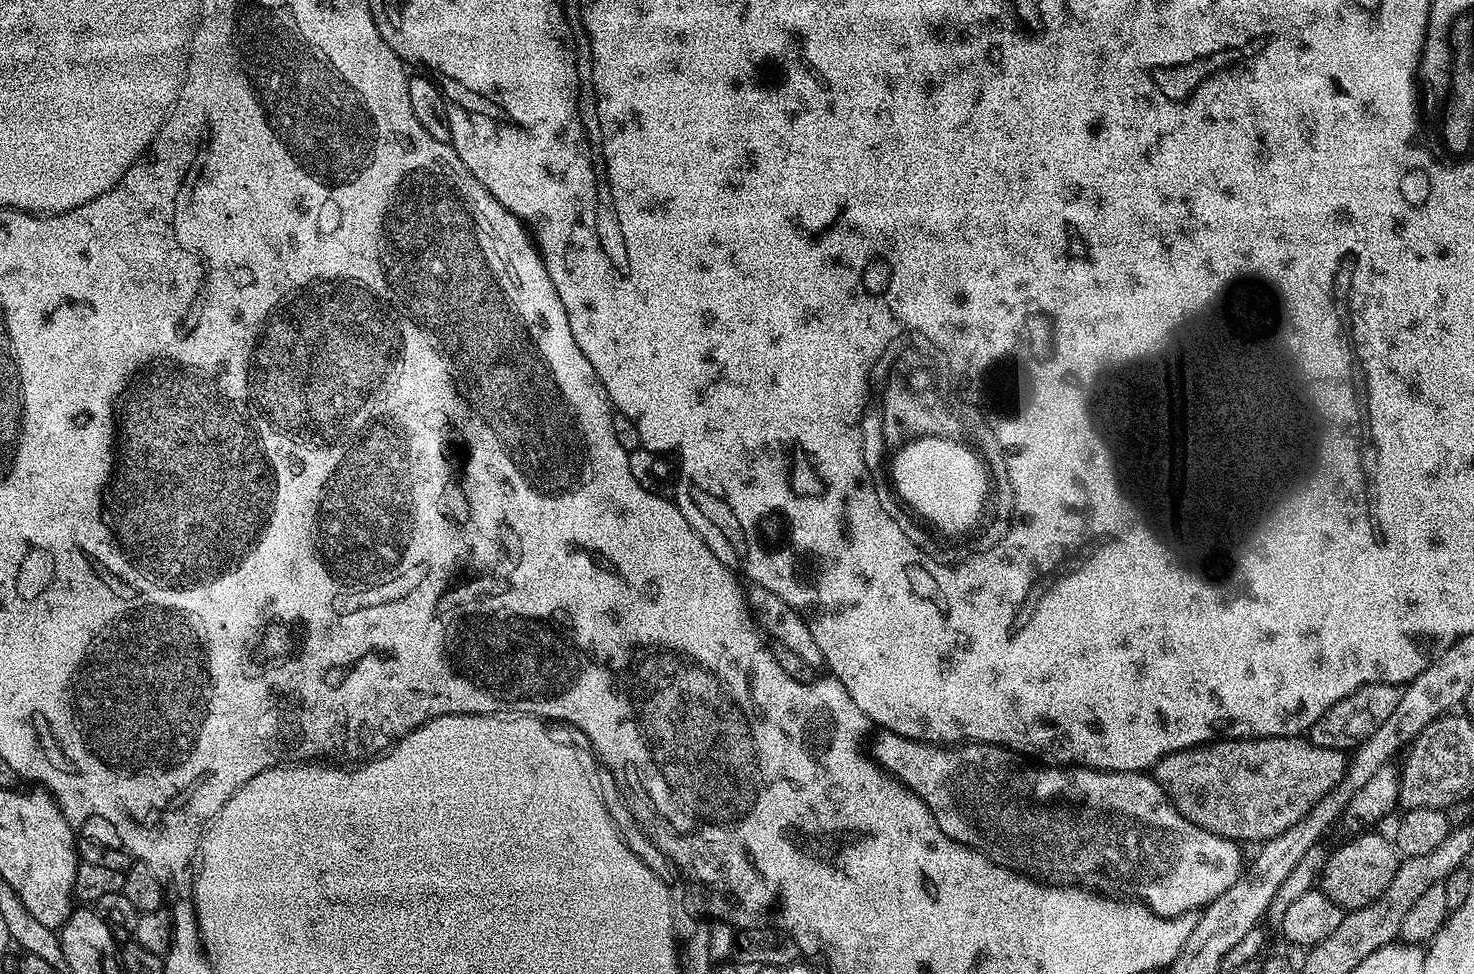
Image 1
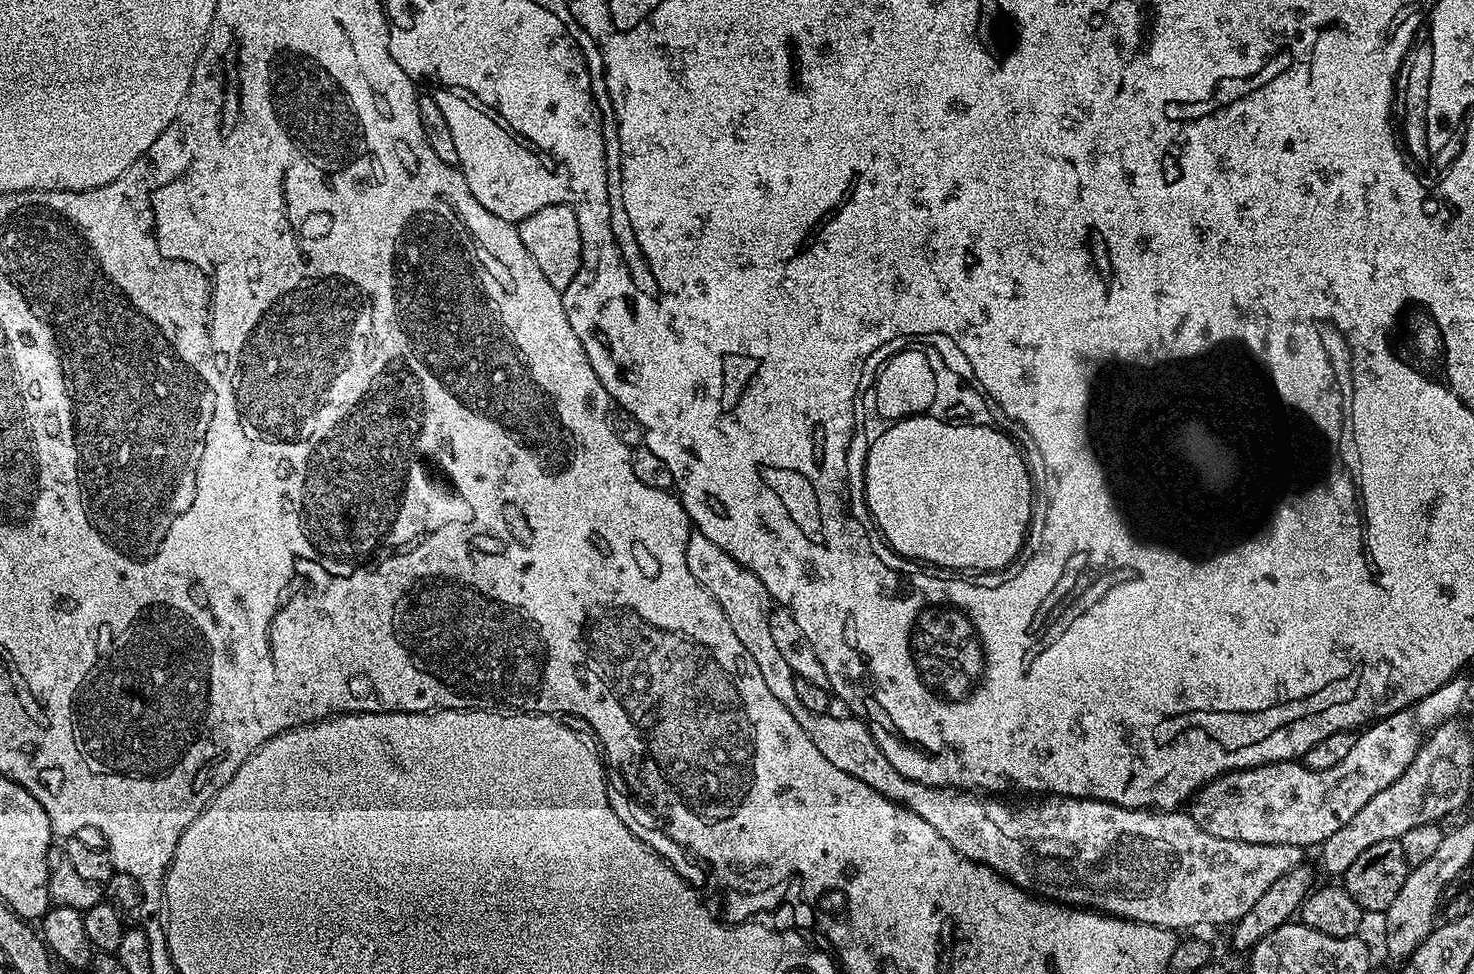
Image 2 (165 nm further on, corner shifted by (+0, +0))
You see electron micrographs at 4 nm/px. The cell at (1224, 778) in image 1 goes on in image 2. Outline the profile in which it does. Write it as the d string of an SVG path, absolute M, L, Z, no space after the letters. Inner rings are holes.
M1408 710L1391 712L1389 716L1375 721L1375 723L1365 727L1363 731L1357 735L1356 745L1350 749L1350 754L1346 754L1346 758L1342 758L1342 762L1338 762L1338 766L1330 766L1330 770L1318 770L1315 772L1307 768L1303 762L1279 760L1273 764L1259 764L1257 768L1238 768L1235 772L1226 772L1214 780L1208 781L1208 783L1192 797L1190 801L1190 815L1194 823L1202 826L1202 830L1206 830L1206 834L1214 834L1214 838L1226 838L1230 842L1250 842L1251 844L1289 844L1295 848L1307 850L1311 844L1313 844L1313 846L1323 844L1326 838L1330 838L1330 834L1334 834L1334 830L1342 830L1342 826L1346 826L1346 822L1350 822L1350 818L1354 818L1354 814L1358 814L1358 810L1362 810L1362 806L1366 806L1366 802L1370 802L1370 798L1374 798L1374 794L1378 794L1380 790L1386 790L1386 786L1390 786L1390 782L1397 780L1406 770L1406 766L1410 766L1410 762L1414 762L1414 758L1420 750L1421 743L1422 732L1421 729L1417 727L1413 713Z

